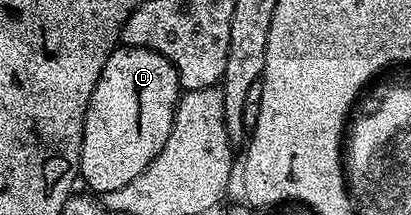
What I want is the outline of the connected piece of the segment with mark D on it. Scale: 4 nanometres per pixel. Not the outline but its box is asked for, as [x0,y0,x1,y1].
[78,47,179,194]

